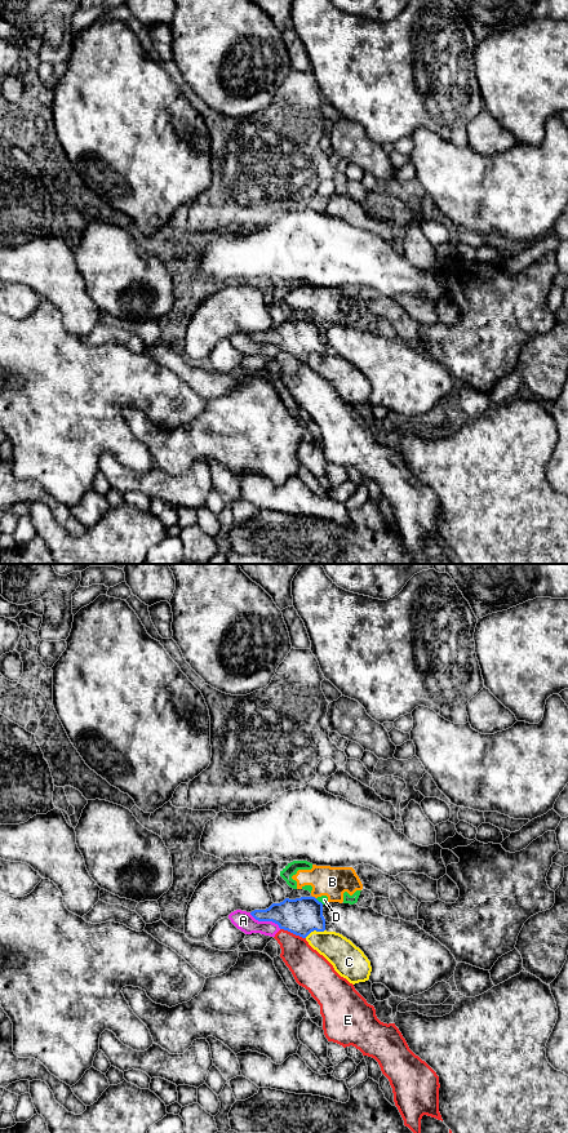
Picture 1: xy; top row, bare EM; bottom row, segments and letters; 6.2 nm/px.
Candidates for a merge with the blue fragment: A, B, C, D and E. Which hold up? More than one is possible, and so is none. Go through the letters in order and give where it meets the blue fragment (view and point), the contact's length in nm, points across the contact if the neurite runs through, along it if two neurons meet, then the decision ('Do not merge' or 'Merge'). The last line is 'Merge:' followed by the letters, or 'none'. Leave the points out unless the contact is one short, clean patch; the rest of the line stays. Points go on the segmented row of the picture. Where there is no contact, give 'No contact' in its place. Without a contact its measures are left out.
A: Touches blue at xy (265, 920). Shared border 220 nm. Do not merge
B: Touches blue at xy (314, 897). Shared border 30 nm. Boundary: xy (313, 896), (315, 898). Do not merge
C: Touches blue at xy (314, 929). Shared border 140 nm. Do not merge
D: Touches blue at xy (318, 901). Shared border 70 nm. Do not merge
E: Touches blue at xy (293, 933). Shared border 170 nm. Do not merge
Merge: none

